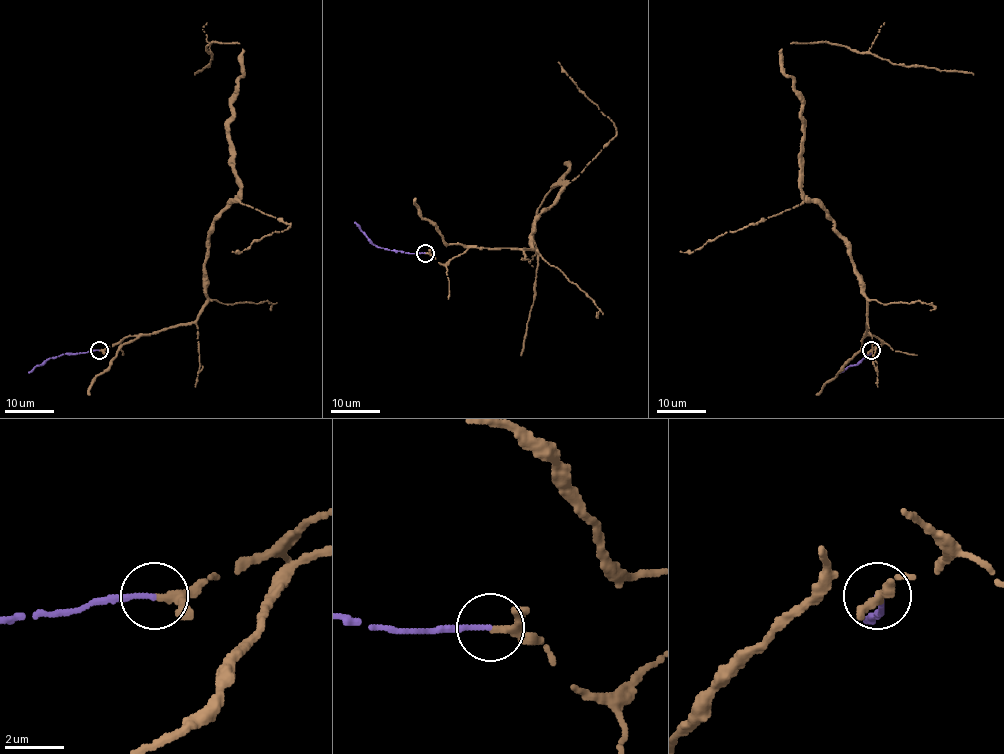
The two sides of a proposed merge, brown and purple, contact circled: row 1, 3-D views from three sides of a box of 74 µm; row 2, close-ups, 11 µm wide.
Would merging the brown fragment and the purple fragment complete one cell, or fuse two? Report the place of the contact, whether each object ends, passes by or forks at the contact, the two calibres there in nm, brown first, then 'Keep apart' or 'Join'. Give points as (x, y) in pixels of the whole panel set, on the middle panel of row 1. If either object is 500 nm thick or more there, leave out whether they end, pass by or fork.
Place: (425, 253). At the ring brown passes by. At the ring purple ends. Thickness 260 nm (brown) against 160 nm. Join

